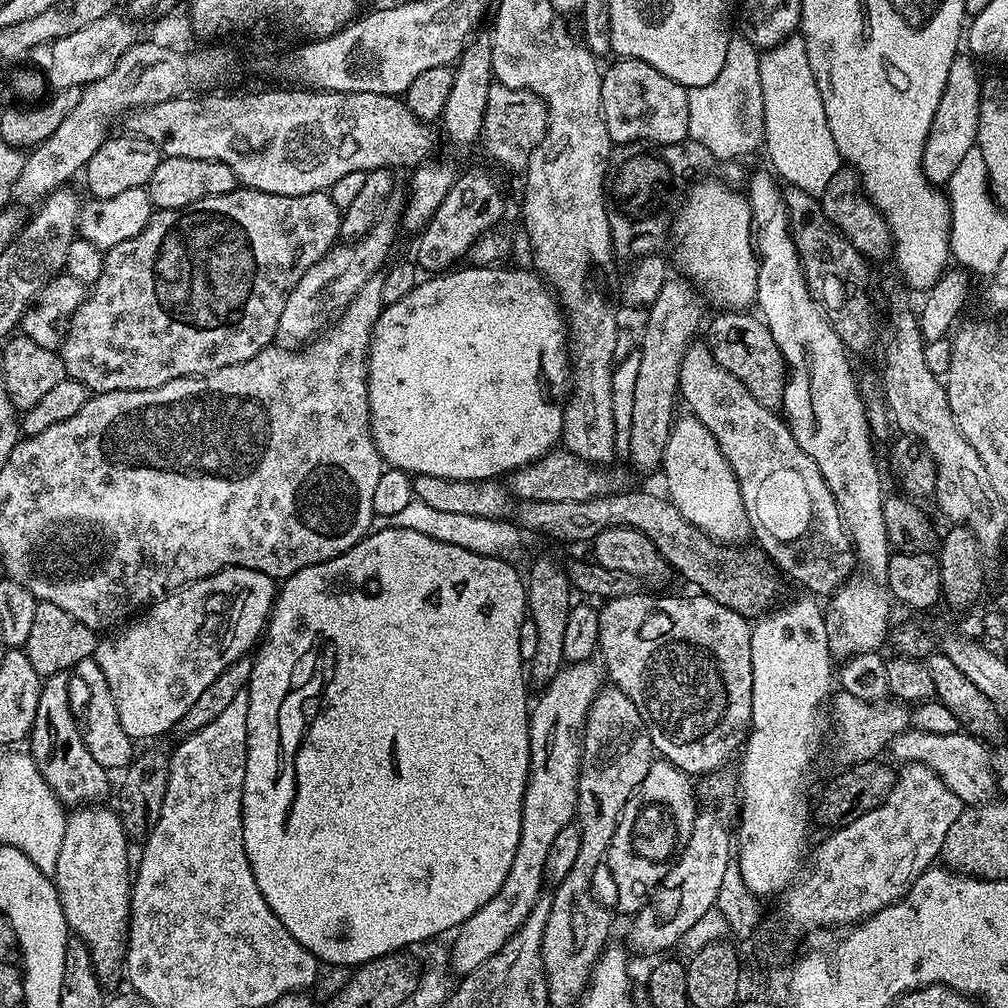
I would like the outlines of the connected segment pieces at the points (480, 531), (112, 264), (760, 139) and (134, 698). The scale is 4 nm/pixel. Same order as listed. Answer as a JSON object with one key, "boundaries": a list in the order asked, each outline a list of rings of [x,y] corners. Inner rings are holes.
{"boundaries":[[[[413,499],[409,506],[398,510],[394,515],[374,514],[369,531],[377,532],[392,528],[410,529],[426,534],[436,541],[450,542],[451,545],[462,546],[472,553],[484,555],[503,555],[520,542],[521,531],[515,523],[510,524],[507,519],[478,517],[470,514],[443,513],[432,506],[426,505],[421,500]]],[[[238,186],[230,194],[218,194],[214,198],[202,198],[202,202],[194,202],[190,208],[165,208],[153,215],[149,224],[134,238],[122,242],[118,246],[107,249],[104,257],[104,273],[91,285],[90,295],[81,304],[80,309],[72,315],[68,326],[68,334],[58,349],[58,355],[64,361],[67,379],[82,382],[89,393],[121,392],[122,390],[150,390],[158,386],[166,386],[166,382],[176,380],[180,376],[208,376],[226,366],[234,366],[254,358],[262,349],[269,347],[276,340],[278,318],[282,318],[282,310],[286,307],[286,298],[296,286],[297,280],[310,270],[341,239],[340,230],[342,210],[327,191],[311,192],[301,196],[283,196],[282,194],[266,194],[262,190],[254,190]]],[[[742,34],[733,35],[726,66],[710,86],[698,86],[688,94],[688,139],[706,146],[717,161],[744,156],[765,143],[764,102],[760,81],[760,52]]],[[[239,566],[224,568],[204,580],[195,580],[193,584],[186,584],[163,596],[136,618],[141,620],[133,619],[127,625],[129,628],[113,644],[101,643],[94,653],[94,659],[98,666],[102,666],[102,674],[106,674],[110,694],[118,710],[118,720],[122,722],[126,734],[133,741],[140,742],[175,729],[190,706],[198,702],[198,694],[202,694],[210,682],[217,680],[222,670],[253,651],[272,615],[277,591],[277,581],[258,570]]]]}

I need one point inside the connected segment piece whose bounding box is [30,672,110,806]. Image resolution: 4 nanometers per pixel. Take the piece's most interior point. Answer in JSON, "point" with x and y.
{"point":[58,747]}

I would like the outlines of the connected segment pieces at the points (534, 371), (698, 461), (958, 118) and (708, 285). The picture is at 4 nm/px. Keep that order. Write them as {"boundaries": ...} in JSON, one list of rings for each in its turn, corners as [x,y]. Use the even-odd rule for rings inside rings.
{"boundaries":[[[[464,267],[421,279],[402,302],[381,311],[368,348],[372,436],[381,461],[409,474],[495,481],[547,456],[561,443],[564,405],[548,400],[544,376],[556,388],[569,387],[570,340],[557,293],[535,271]]],[[[687,414],[673,423],[666,450],[663,451],[662,473],[666,478],[666,494],[679,513],[692,525],[698,526],[708,536],[720,543],[742,544],[750,534],[754,524],[742,498],[740,484],[729,460],[721,452],[713,432],[695,415]]],[[[958,54],[950,66],[947,88],[942,102],[934,114],[934,122],[930,126],[930,134],[926,138],[926,146],[922,154],[924,176],[933,186],[944,186],[951,181],[958,170],[962,158],[966,158],[966,150],[976,144],[976,131],[980,117],[980,86],[982,76],[976,73],[977,61],[968,54]]],[[[716,180],[699,184],[687,193],[682,215],[674,228],[675,239],[676,236],[680,239],[676,246],[676,264],[680,267],[677,269],[707,299],[709,296],[714,303],[721,304],[721,309],[747,309],[747,304],[751,305],[756,298],[758,273],[752,207],[748,205],[748,197],[743,191],[735,192]]]]}

